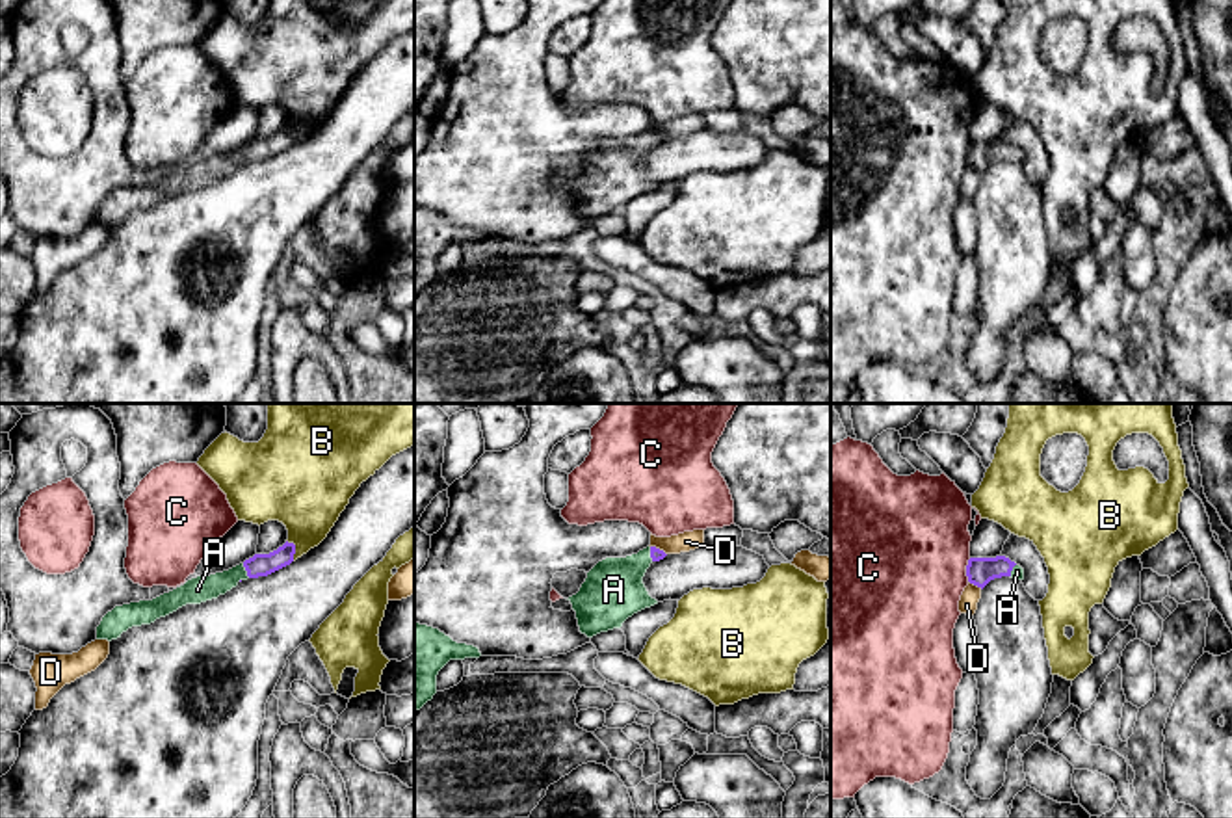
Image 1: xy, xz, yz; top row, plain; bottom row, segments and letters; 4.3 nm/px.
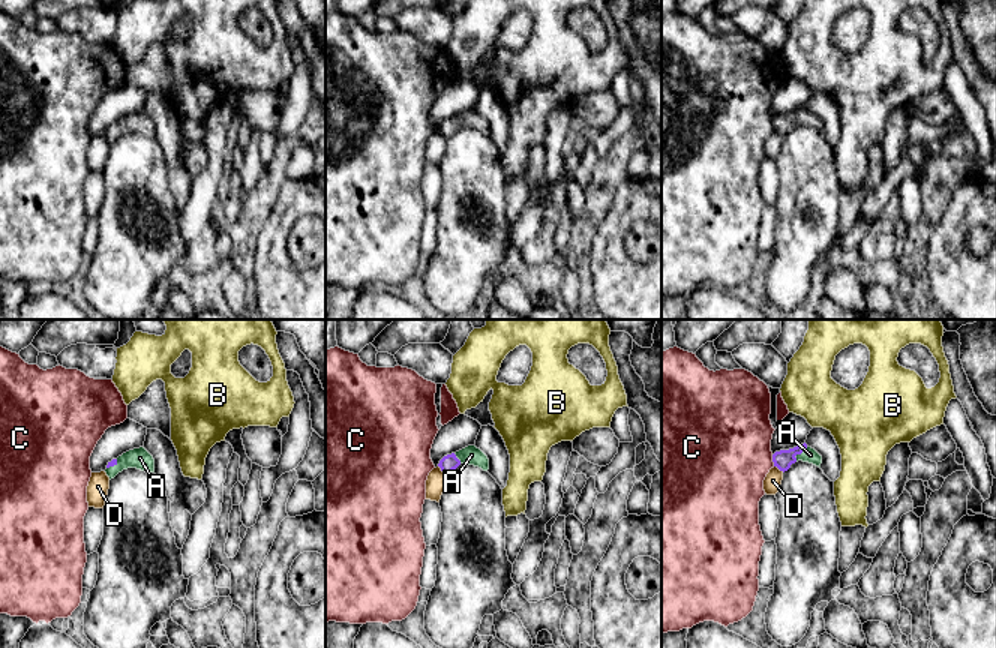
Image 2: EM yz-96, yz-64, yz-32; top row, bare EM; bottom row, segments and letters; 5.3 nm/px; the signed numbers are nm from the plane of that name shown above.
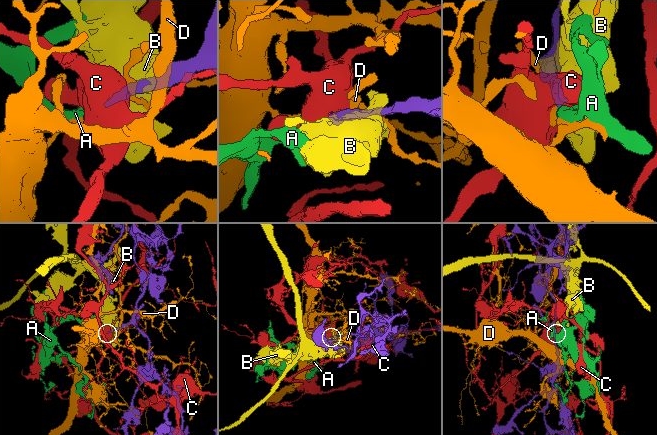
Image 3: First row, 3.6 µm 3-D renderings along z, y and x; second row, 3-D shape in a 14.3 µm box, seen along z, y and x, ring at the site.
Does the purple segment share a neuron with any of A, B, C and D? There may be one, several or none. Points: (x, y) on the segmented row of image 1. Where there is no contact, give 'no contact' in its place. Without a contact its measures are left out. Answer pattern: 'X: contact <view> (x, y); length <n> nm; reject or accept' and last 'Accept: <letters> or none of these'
A: contact xy (246, 569); length 70 nm; accept
B: contact xy (294, 549); length 100 nm; reject
C: contact yz (967, 569); length 110 nm; reject
D: contact yz (976, 584); length 70 nm; reject
Accept: A

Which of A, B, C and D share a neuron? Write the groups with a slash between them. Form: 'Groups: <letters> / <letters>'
Groups: A / B / C / D

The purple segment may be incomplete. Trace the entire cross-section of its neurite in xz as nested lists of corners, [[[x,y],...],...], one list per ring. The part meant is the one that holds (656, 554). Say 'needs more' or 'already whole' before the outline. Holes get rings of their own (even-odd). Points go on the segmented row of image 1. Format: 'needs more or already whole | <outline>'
needs more | [[[647,547],[626,558],[606,558],[589,573],[580,591],[567,600],[576,612],[580,632],[593,638],[600,632],[621,628],[634,614],[658,604],[643,584],[652,561],[667,554]]]

